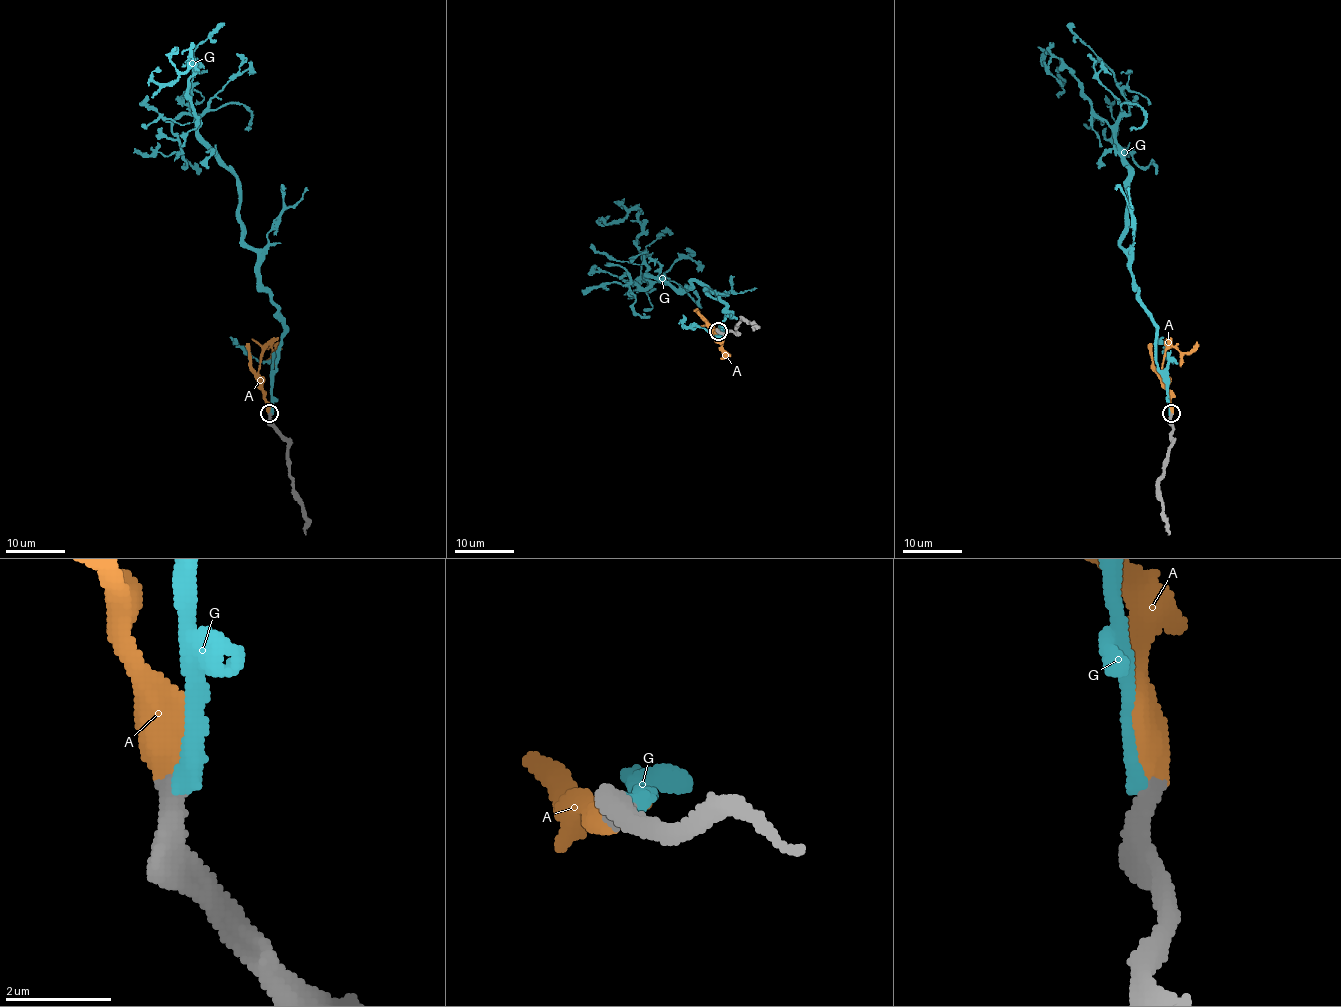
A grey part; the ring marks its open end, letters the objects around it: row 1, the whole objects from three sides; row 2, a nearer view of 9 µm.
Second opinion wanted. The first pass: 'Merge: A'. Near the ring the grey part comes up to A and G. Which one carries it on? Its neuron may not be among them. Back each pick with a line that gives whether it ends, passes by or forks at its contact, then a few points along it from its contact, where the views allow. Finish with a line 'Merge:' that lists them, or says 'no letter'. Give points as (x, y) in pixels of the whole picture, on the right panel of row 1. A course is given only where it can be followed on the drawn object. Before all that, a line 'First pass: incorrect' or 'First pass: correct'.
First pass: correct
A: it ends | via (1172, 413), (1163, 374), (1163, 356), (1170, 344), (1181, 352), (1188, 352), (1197, 341)
Merge: A

